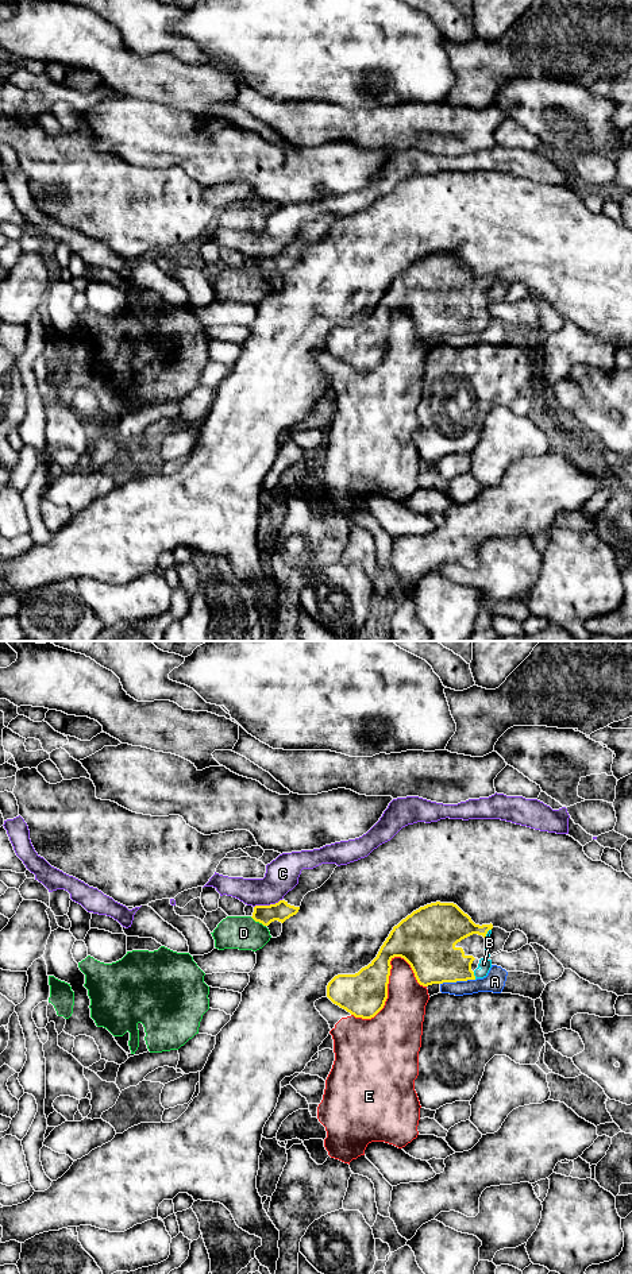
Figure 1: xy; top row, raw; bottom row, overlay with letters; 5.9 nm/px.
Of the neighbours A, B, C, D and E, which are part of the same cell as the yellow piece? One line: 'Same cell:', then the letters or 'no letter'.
Same cell: B

